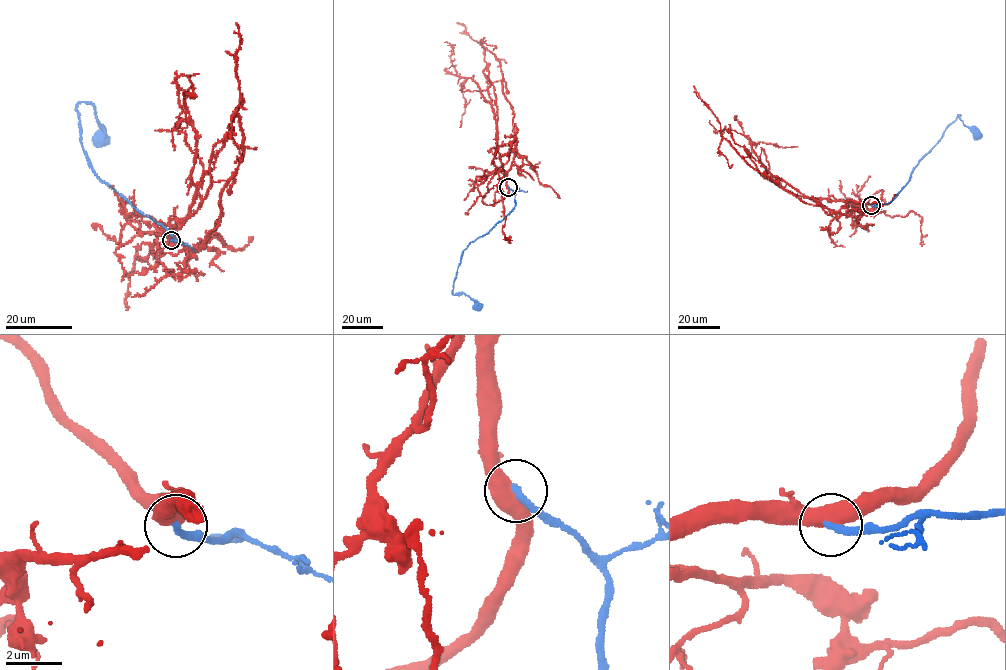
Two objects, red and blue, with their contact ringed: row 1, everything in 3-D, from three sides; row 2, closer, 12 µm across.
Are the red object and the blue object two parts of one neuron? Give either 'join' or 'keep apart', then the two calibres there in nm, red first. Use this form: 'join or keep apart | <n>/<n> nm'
join | 550/240 nm

